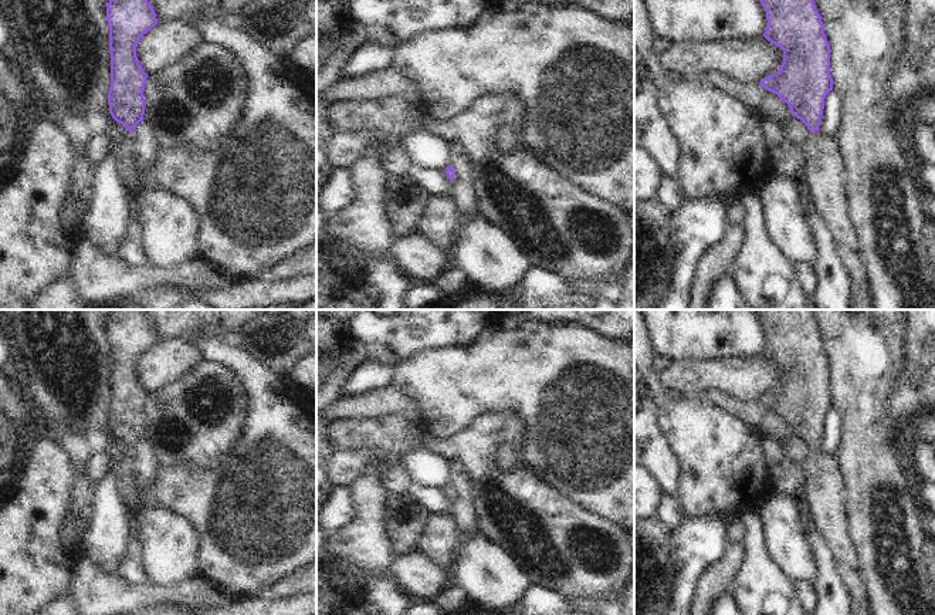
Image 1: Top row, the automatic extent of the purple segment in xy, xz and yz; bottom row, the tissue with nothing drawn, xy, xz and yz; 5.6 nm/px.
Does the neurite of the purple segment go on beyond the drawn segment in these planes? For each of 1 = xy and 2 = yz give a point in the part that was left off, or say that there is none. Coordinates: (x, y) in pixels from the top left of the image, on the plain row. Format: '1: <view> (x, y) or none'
1: xy (131, 493)
2: yz (825, 486)

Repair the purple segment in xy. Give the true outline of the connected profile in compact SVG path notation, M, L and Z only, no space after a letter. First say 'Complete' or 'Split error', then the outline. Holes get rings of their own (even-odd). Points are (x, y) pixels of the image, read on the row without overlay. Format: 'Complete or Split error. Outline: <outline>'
Split error. Outline: M118 310L106 324L111 372L109 432L126 446L118 466L118 491L131 507L146 506L142 489L133 474L136 443L143 439L143 408L148 392L139 382L136 365L140 357L157 342L156 331L140 310Z

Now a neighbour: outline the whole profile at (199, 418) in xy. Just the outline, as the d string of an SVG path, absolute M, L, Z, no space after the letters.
M201 361L180 379L148 392L143 439L155 447L162 467L194 462L213 467L227 457L240 440L245 423L247 395L237 375L221 364Z

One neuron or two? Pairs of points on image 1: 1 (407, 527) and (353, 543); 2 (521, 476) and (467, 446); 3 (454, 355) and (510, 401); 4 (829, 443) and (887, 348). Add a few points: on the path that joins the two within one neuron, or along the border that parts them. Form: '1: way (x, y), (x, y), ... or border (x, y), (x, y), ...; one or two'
1: border (386, 499), (385, 536), (396, 556); two
2: way (508, 476), (497, 476), (480, 459); one
3: way (468, 369), (476, 377), (485, 377), (495, 387); one
4: border (834, 406), (842, 415), (843, 436), (833, 455); two

